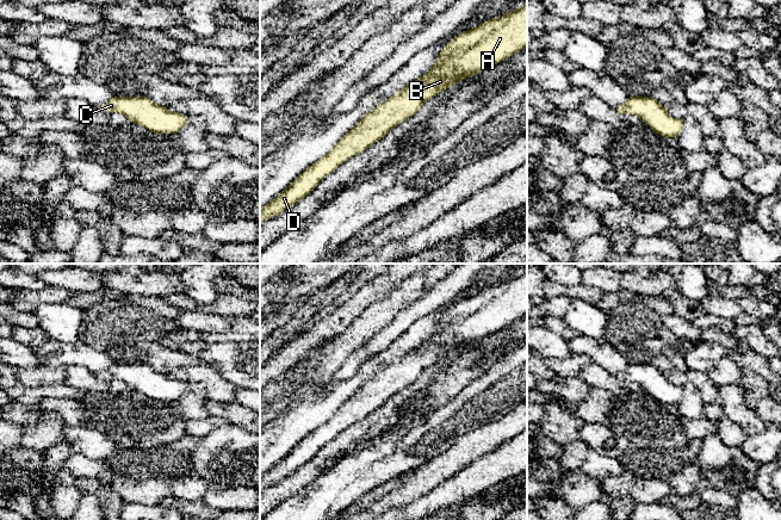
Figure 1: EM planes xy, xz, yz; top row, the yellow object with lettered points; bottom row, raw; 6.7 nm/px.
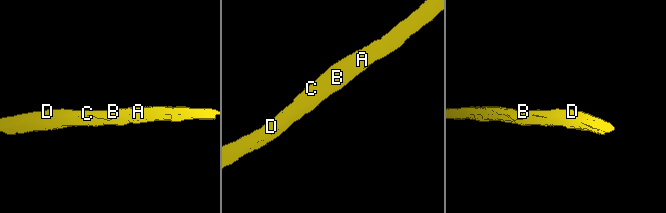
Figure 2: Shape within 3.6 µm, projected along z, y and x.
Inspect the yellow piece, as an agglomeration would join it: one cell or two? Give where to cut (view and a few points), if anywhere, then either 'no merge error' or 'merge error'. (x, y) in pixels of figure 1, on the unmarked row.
no cut | no merge error

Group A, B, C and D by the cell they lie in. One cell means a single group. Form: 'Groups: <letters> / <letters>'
Groups: A B C D

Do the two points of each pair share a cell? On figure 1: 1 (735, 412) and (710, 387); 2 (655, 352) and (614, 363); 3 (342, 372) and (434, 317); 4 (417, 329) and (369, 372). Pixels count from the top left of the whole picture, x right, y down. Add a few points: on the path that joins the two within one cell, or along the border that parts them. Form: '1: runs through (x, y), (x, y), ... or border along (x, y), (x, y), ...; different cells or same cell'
1: border along (717, 388), (720, 395), (720, 403); different cells
2: border along (615, 346), (631, 363); different cells
3: border along (413, 323), (383, 351); different cells
4: runs through (406, 341), (379, 361); same cell

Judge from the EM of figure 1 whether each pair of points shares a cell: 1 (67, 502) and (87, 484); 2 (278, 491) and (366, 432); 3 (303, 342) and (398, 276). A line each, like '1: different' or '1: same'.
1: different
2: same
3: same

